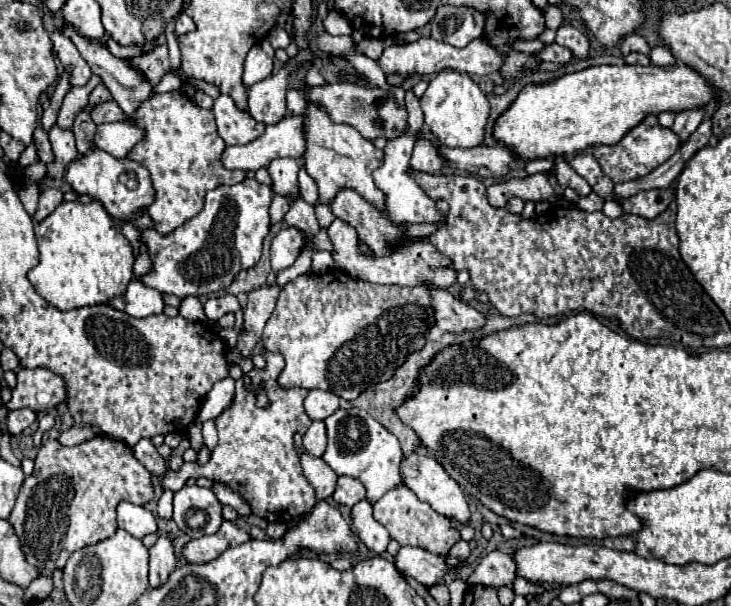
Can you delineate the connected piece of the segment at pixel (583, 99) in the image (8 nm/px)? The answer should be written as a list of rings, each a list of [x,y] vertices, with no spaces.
[[[681,62],[675,66],[647,68],[639,64],[591,66],[563,74],[547,84],[527,84],[513,104],[497,118],[493,138],[525,162],[549,156],[569,156],[591,146],[617,144],[627,130],[637,126],[647,114],[665,110],[677,114],[687,108],[701,108],[713,98],[713,86]]]

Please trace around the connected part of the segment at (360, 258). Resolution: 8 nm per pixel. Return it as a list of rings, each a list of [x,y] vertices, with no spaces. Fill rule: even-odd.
[[[335,220],[329,228],[327,228],[327,236],[333,244],[333,260],[335,266],[343,272],[347,272],[351,278],[357,280],[365,280],[365,282],[375,282],[375,284],[399,284],[399,286],[421,286],[421,284],[433,284],[437,288],[449,288],[451,284],[455,284],[455,276],[457,272],[451,270],[451,262],[441,256],[429,242],[421,242],[421,238],[405,242],[399,250],[395,250],[391,256],[383,256],[383,258],[373,258],[367,256],[365,252],[359,250],[359,240],[357,240],[357,232],[341,220]]]

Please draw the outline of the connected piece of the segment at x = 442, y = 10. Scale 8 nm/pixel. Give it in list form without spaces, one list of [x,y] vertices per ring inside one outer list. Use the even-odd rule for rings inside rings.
[[[439,6],[431,20],[431,36],[451,46],[463,48],[483,34],[485,18],[487,14],[469,6]]]

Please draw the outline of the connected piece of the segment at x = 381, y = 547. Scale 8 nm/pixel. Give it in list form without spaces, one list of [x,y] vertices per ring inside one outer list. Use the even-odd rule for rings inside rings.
[[[361,500],[351,508],[351,528],[357,532],[361,542],[375,554],[381,554],[387,550],[389,544],[389,532],[373,518],[373,508],[367,500]]]

